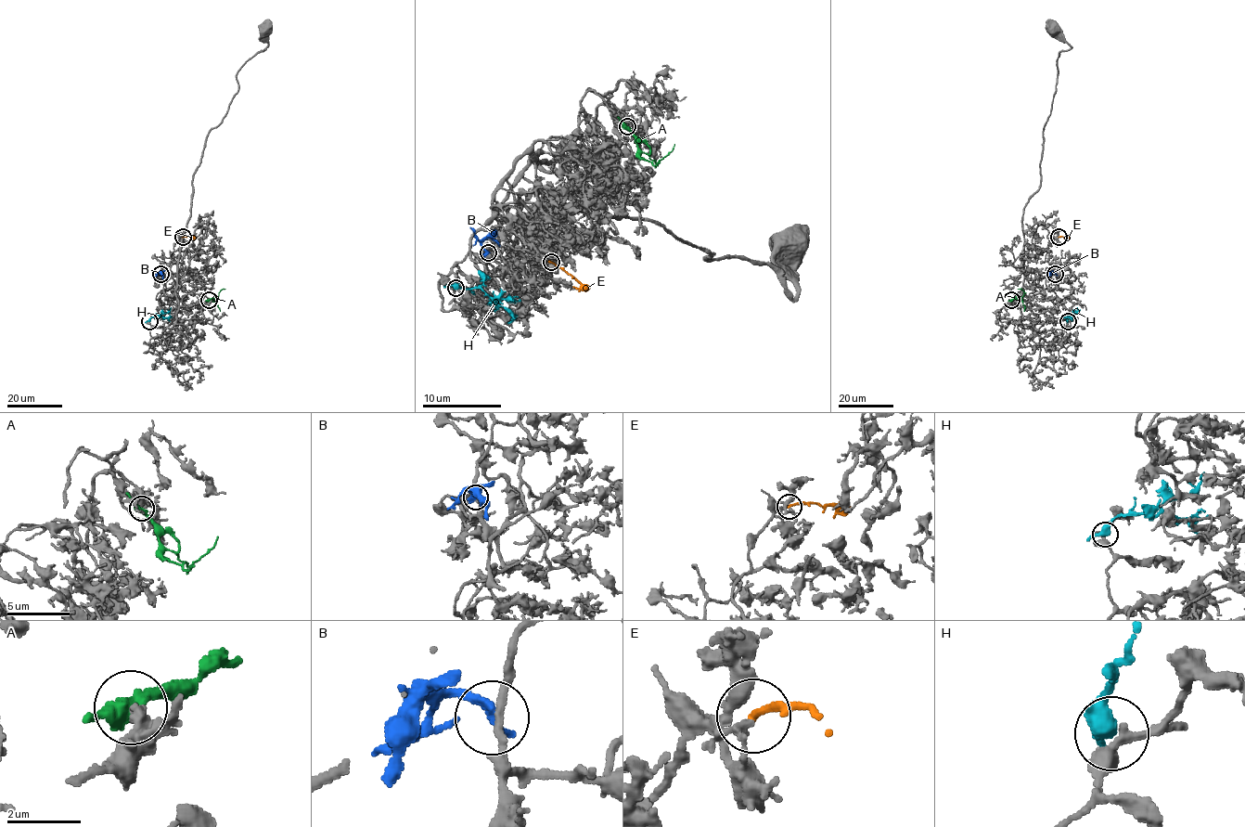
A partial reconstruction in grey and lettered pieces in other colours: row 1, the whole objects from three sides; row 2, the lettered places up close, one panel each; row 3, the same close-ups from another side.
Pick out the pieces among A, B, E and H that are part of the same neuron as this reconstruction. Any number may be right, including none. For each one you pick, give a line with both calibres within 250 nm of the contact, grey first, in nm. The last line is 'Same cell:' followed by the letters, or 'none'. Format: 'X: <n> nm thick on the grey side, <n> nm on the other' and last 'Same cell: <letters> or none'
Same cell: none

